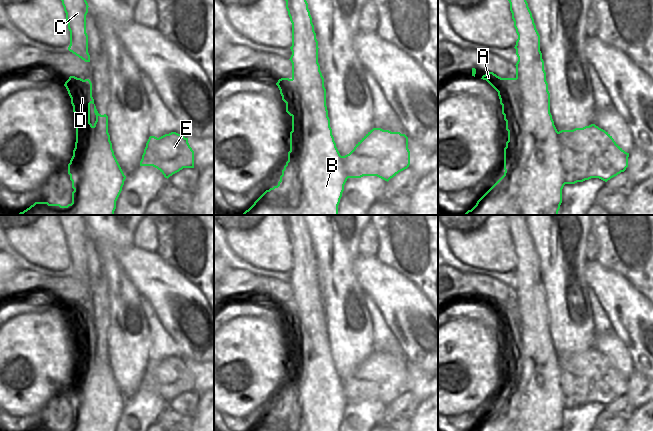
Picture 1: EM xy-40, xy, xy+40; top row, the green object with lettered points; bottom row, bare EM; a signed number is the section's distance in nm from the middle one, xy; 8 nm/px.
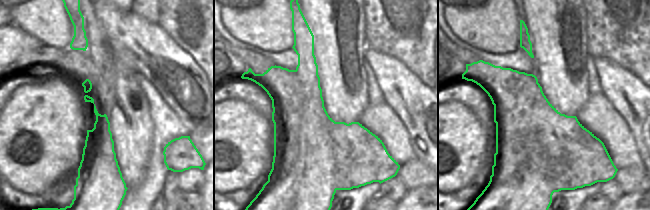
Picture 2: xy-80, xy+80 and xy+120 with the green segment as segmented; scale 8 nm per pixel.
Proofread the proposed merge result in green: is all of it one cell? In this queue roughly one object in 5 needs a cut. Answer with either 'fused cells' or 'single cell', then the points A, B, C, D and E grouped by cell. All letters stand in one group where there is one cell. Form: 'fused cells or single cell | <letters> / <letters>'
fused cells | A E / B C D

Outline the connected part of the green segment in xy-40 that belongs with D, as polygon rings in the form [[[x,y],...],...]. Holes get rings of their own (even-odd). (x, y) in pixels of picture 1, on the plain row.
[[[70,300],[70,301],[69,301],[69,307],[68,307],[65,311],[66,311],[66,313],[67,313],[67,315],[68,315],[68,318],[69,318],[70,322],[71,322],[71,328],[72,328],[72,330],[73,330],[73,336],[74,336],[74,338],[75,338],[75,352],[76,352],[76,366],[75,366],[75,372],[74,372],[74,374],[73,374],[73,380],[72,380],[72,382],[71,382],[71,384],[70,384],[70,387],[68,388],[68,398],[70,399],[70,404],[72,405],[72,412],[74,413],[74,415],[72,416],[72,427],[71,427],[71,428],[68,428],[67,430],[61,430],[60,428],[49,428],[48,426],[35,426],[35,427],[34,427],[33,429],[31,429],[30,431],[116,431],[116,425],[117,425],[117,423],[118,423],[118,421],[119,421],[119,419],[120,419],[120,417],[121,417],[121,415],[122,415],[122,411],[123,411],[123,409],[124,409],[124,405],[125,405],[125,403],[126,403],[126,400],[124,399],[124,397],[123,397],[123,395],[122,395],[122,393],[121,393],[121,391],[120,391],[120,389],[119,389],[119,387],[118,387],[118,385],[117,385],[117,383],[116,383],[116,381],[115,381],[115,379],[114,379],[114,375],[113,375],[113,373],[112,373],[112,367],[111,367],[111,365],[110,365],[110,359],[109,359],[109,357],[108,357],[108,340],[107,340],[106,338],[101,339],[101,338],[98,337],[98,335],[97,335],[97,333],[96,333],[96,330],[95,330],[95,328],[94,328],[94,323],[93,323],[93,321],[92,321],[92,307],[91,307],[91,305],[90,305],[89,303],[83,304],[83,303],[77,302],[77,301],[75,301],[75,300]],[[91,327],[94,329],[94,337],[95,337],[95,339],[96,339],[96,345],[95,345],[95,347],[94,347],[93,349],[90,347],[90,328],[91,328]]]

